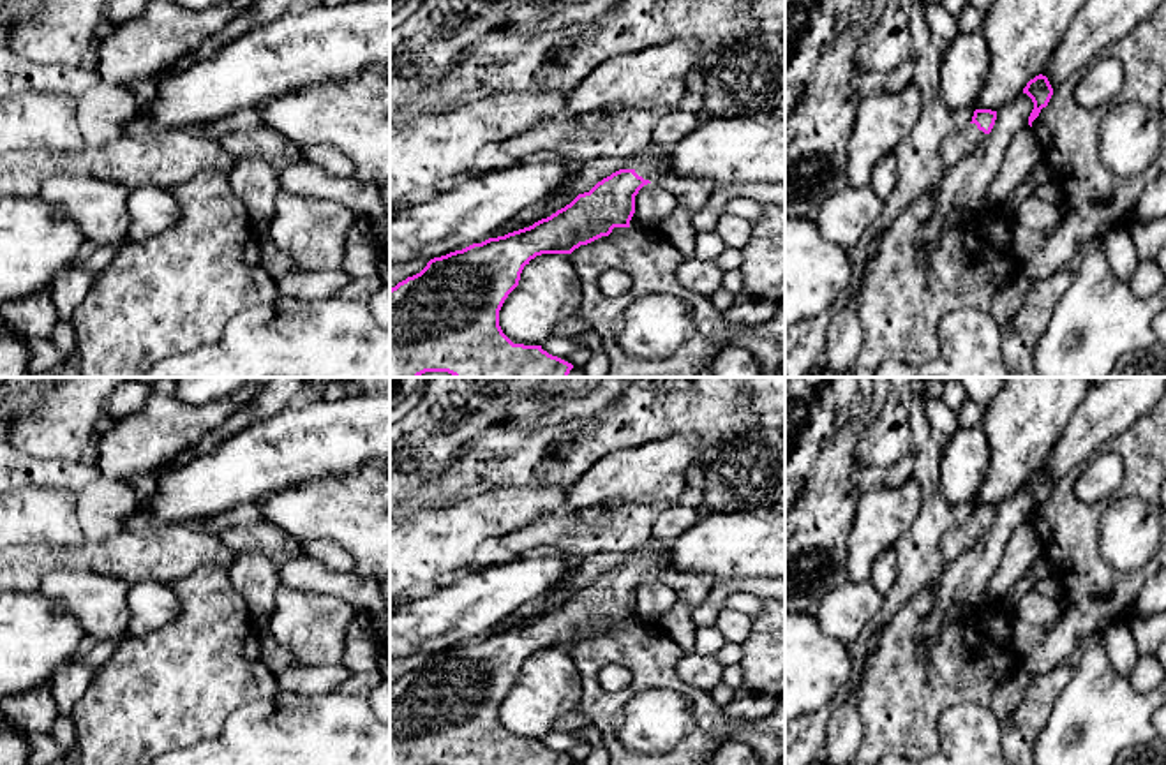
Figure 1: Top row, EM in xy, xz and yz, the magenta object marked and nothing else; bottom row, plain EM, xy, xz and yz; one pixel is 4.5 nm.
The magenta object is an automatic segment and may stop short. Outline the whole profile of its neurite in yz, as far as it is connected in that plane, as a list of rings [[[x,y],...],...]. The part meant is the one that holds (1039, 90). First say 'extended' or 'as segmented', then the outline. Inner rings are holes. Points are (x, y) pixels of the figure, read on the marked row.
as segmented; [[[1039,74],[1027,83],[1027,86],[1023,88],[1023,93],[1027,93],[1034,102],[1034,109],[1028,116],[1028,125],[1032,127],[1032,122],[1039,116],[1041,109],[1048,106],[1053,95],[1053,88],[1048,78]]]

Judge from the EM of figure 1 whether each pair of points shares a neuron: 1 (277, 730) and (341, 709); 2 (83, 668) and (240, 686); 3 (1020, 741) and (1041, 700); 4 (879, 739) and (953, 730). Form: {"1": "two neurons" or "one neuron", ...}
{"1": "one neuron", "2": "two neurons", "3": "one neuron", "4": "two neurons"}

